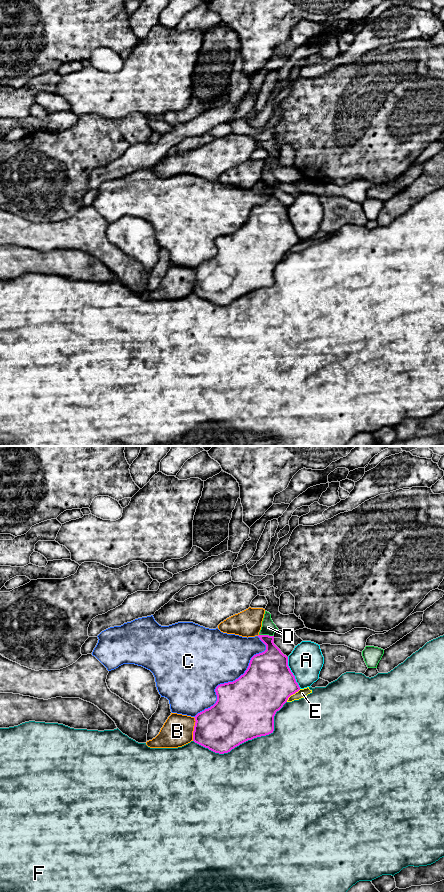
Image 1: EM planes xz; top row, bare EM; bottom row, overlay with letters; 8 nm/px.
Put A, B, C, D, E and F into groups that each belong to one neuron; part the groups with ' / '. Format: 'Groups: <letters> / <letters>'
Groups: A / B / C / D / E F

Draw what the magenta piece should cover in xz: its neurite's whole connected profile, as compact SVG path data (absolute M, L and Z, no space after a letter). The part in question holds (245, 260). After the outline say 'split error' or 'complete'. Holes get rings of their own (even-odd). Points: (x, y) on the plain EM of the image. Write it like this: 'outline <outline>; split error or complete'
outline M258 187L266 202L254 207L245 225L233 234L216 239L216 255L198 265L193 293L209 302L224 306L240 296L274 283L274 268L300 239L288 218L288 209L274 196L274 188Z; complete

